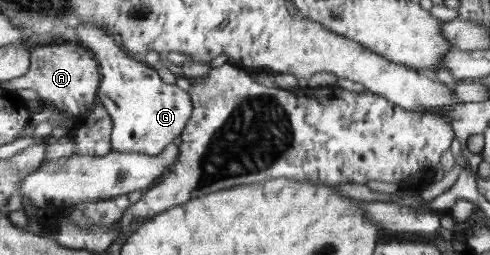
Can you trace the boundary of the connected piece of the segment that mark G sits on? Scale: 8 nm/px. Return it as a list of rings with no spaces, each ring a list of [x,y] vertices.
[[[82,23],[77,29],[76,37],[81,45],[94,52],[100,64],[102,81],[98,90],[98,99],[108,107],[113,118],[111,139],[115,152],[159,155],[177,137],[183,136],[187,124],[194,115],[193,99],[187,91],[183,91],[173,83],[165,83],[165,79],[161,79],[161,73],[156,71],[156,67],[152,68],[142,59],[130,55],[123,47],[119,47],[104,29],[92,23]]]

